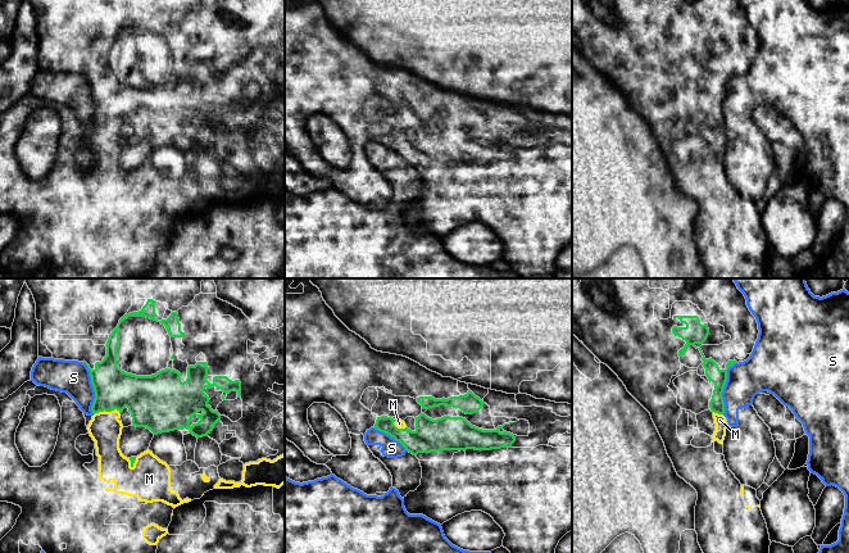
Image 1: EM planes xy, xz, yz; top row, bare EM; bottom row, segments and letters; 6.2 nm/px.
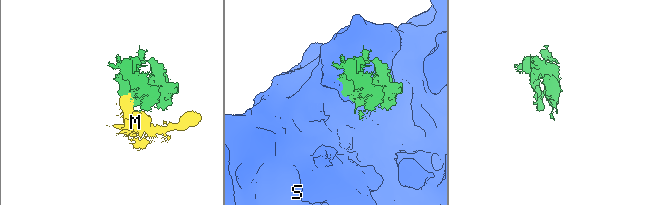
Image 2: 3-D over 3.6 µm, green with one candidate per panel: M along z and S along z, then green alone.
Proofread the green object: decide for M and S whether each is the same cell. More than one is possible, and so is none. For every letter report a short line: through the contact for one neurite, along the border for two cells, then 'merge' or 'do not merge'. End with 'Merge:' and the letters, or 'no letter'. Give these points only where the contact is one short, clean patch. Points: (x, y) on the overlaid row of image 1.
M: merge
S: yz (736, 362), (727, 370), (727, 380), (722, 393), (722, 413) | do not merge
Merge: M

